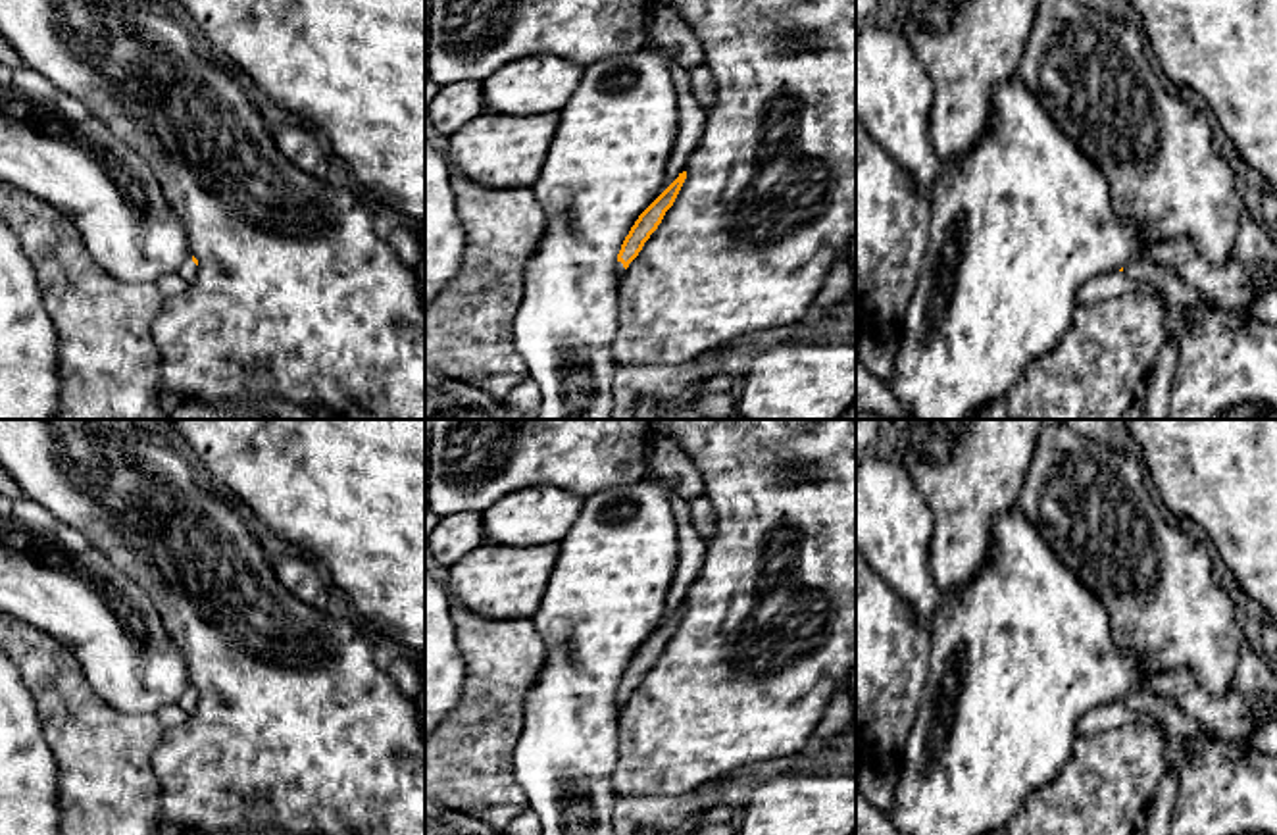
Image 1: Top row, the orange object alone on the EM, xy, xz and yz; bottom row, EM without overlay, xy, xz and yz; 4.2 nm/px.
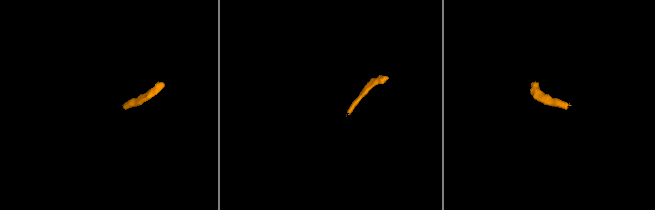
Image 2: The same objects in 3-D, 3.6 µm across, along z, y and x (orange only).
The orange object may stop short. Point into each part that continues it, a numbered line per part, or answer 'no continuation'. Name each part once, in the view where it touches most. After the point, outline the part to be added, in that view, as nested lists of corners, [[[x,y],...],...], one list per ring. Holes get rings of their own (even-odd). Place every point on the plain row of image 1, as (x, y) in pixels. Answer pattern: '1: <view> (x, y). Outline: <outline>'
1: xy (189, 701). Outline: [[[188,687],[183,696],[177,700],[177,704],[187,712],[194,714],[198,708],[198,696],[192,693],[192,687]]]

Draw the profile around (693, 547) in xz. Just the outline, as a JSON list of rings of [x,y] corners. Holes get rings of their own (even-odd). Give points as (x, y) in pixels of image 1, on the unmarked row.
[[[646,469],[646,479],[662,485],[671,502],[677,519],[679,560],[665,596],[665,610],[660,625],[687,600],[687,593],[694,583],[706,556],[706,541],[696,533],[690,521],[690,502],[679,496],[664,479]]]

